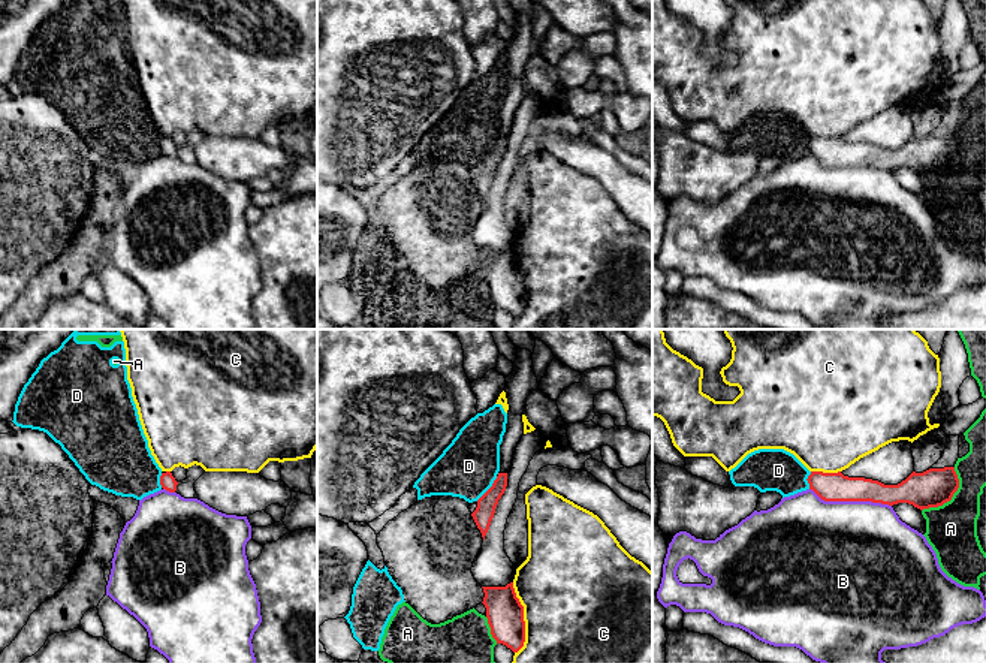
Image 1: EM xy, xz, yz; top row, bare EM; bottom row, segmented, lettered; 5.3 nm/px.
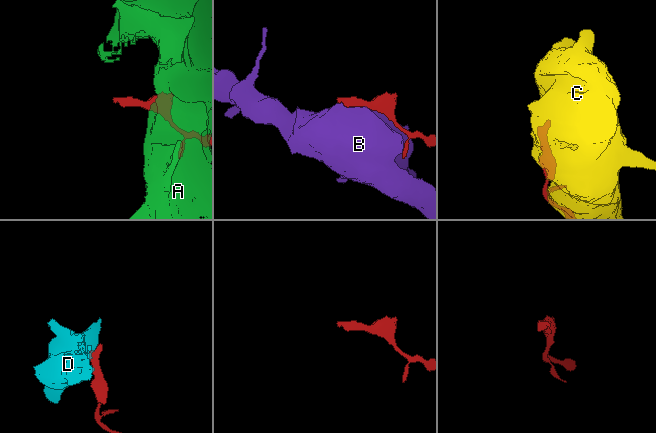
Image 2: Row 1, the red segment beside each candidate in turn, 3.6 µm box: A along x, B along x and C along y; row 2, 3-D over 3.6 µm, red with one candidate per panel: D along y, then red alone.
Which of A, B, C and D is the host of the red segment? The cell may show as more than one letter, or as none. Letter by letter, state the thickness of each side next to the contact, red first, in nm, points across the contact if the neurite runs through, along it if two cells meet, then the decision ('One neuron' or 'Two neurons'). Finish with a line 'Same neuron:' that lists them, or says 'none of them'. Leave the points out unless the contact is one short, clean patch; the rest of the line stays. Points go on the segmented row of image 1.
A: Thickness 200 nm (red) against 280 nm. Two neurons
B: Thickness 160 nm (red) against 500 nm. Two neurons
C: Thickness 200 nm (red) against 480 nm. Two neurons
D: Thickness 110 nm (red) against 320 nm. Boundary: xz (497, 476), (476, 500). Two neurons
Same neuron: none of them

